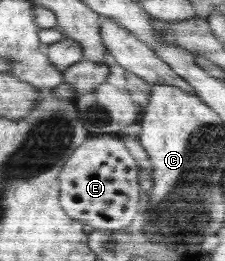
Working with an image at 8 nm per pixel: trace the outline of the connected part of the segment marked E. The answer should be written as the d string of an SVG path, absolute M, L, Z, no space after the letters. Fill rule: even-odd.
M121 135L89 136L72 152L58 175L58 202L71 219L90 225L94 230L124 230L137 224L142 211L137 167Z

